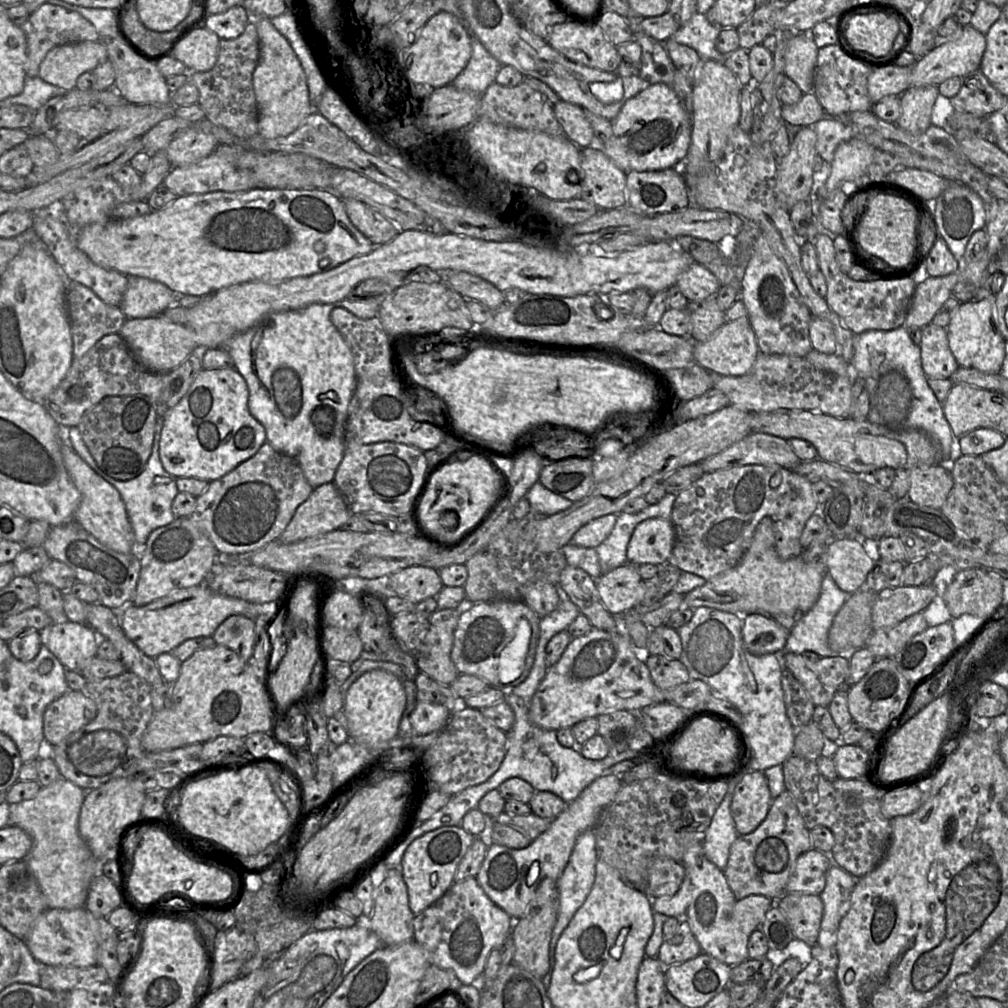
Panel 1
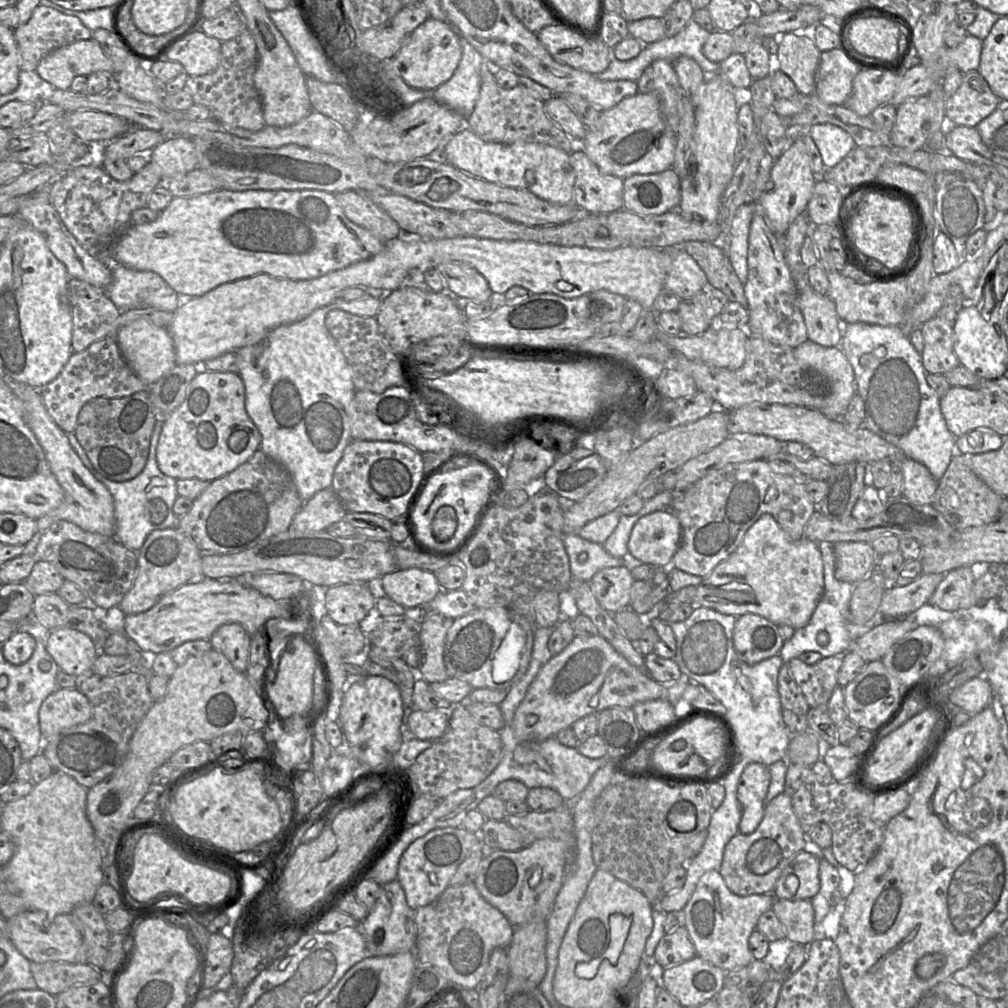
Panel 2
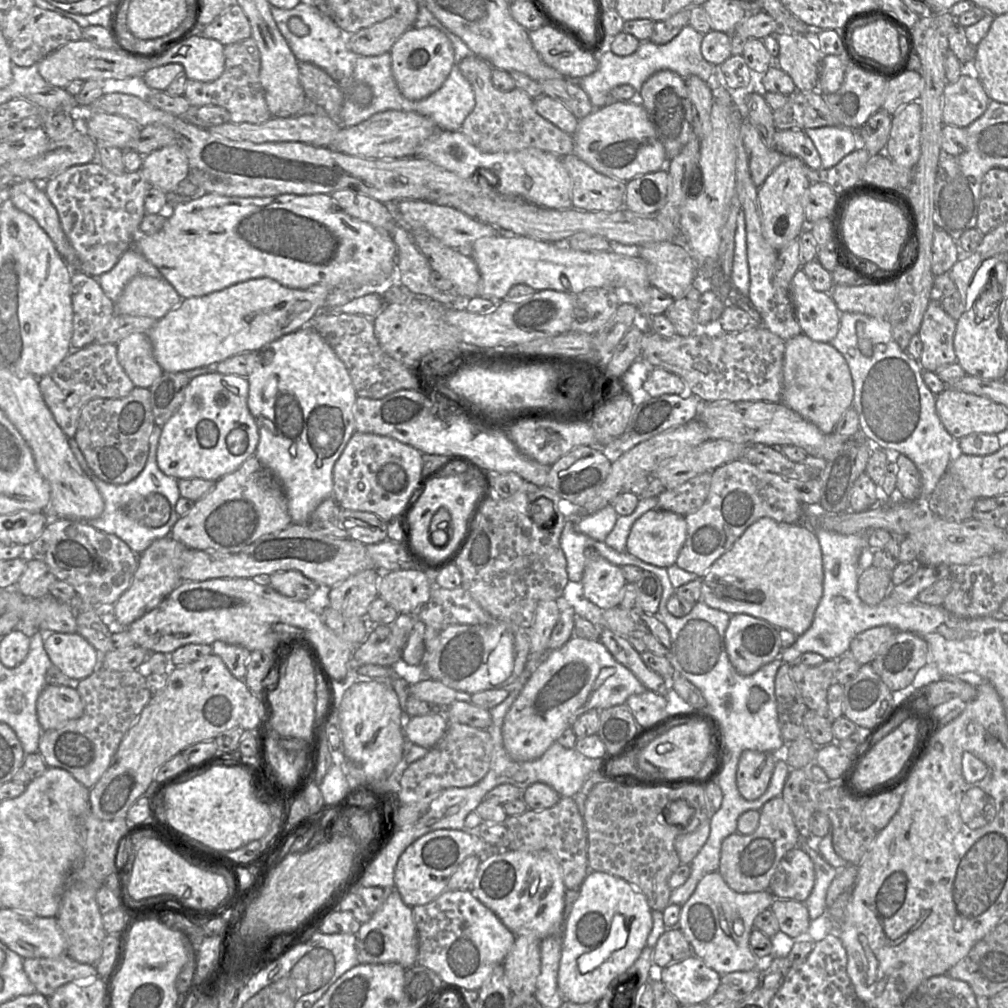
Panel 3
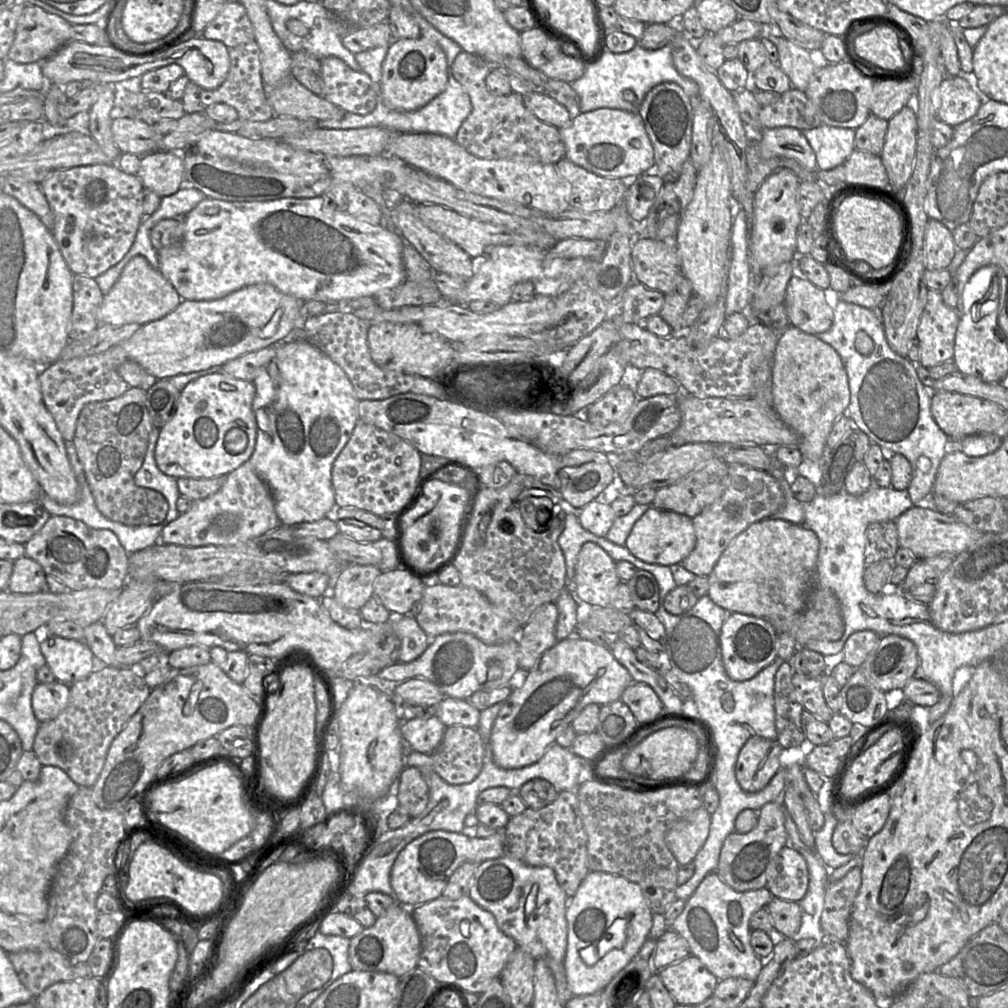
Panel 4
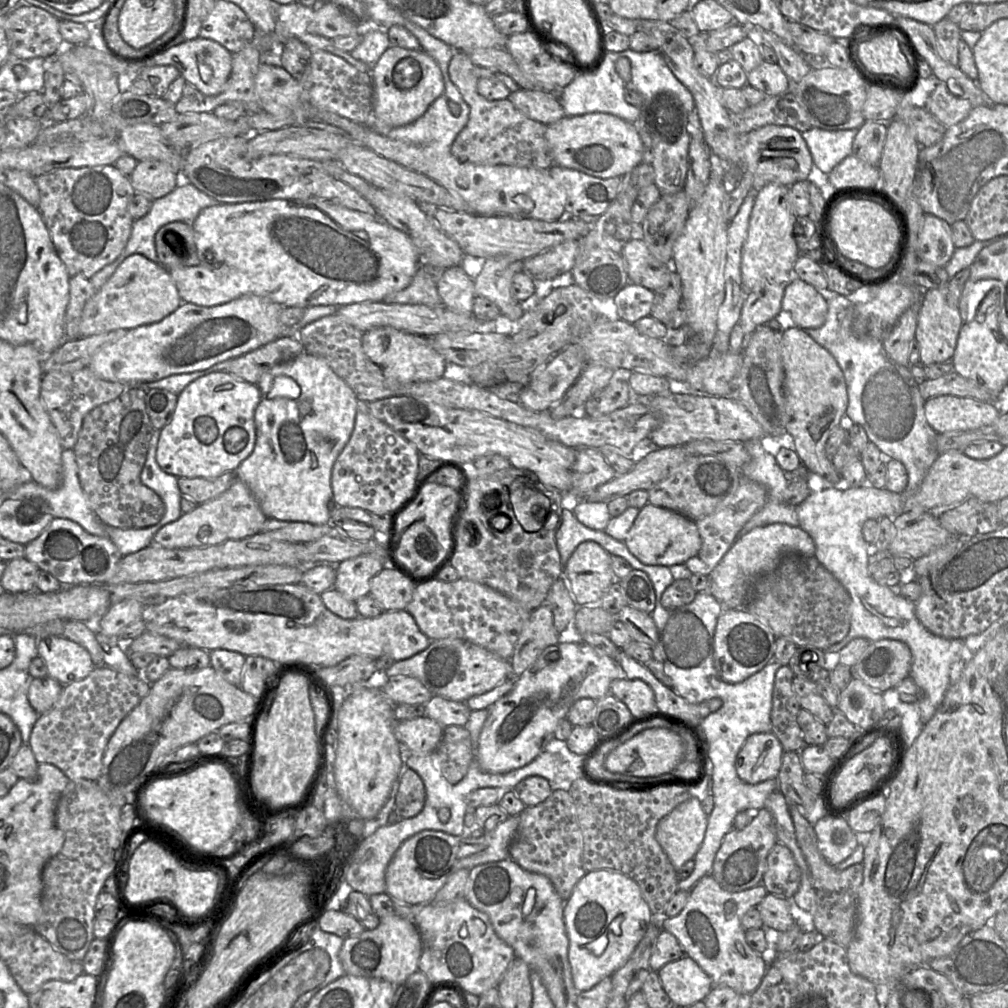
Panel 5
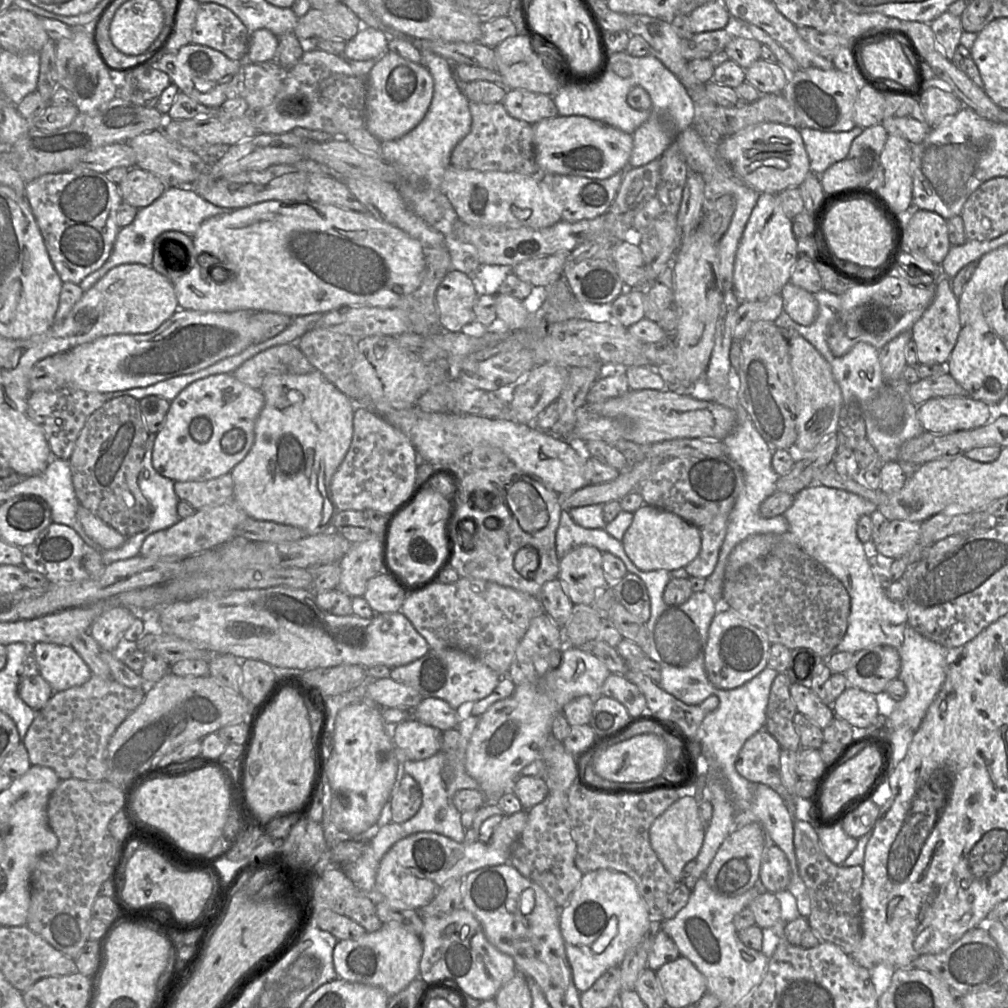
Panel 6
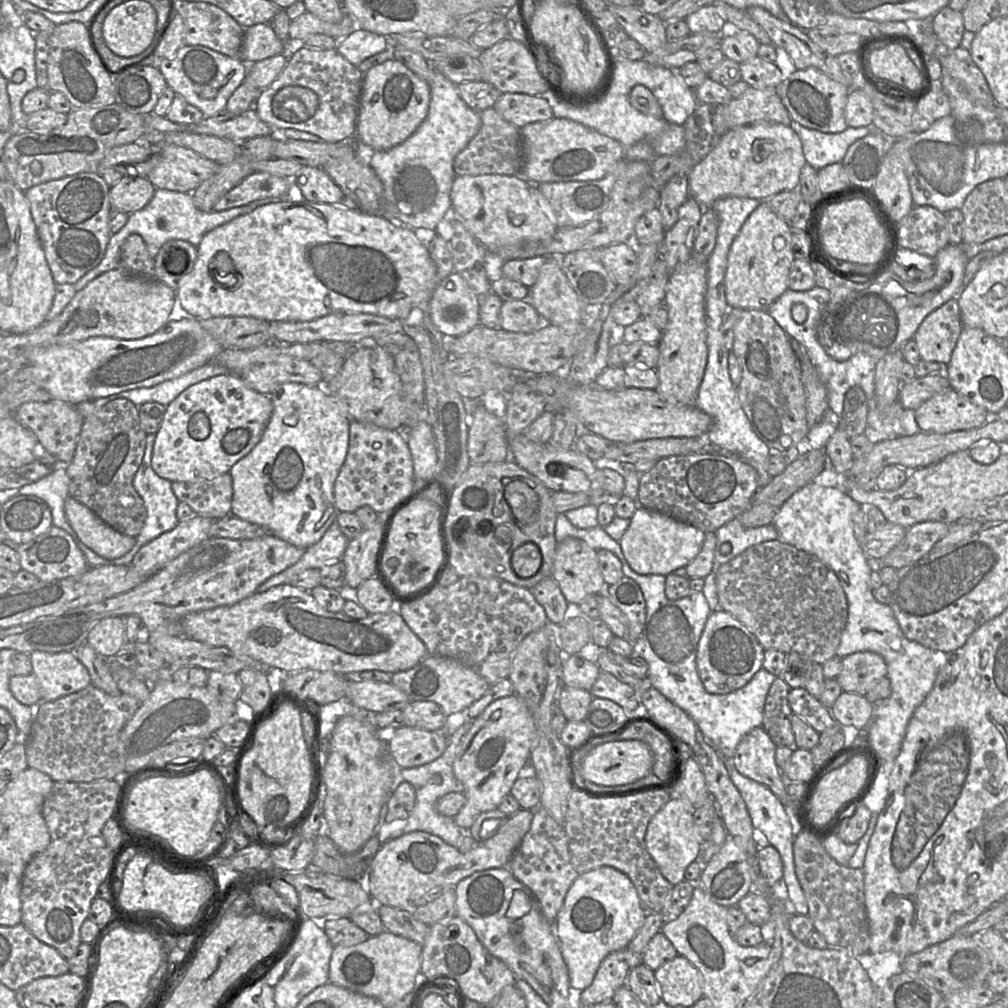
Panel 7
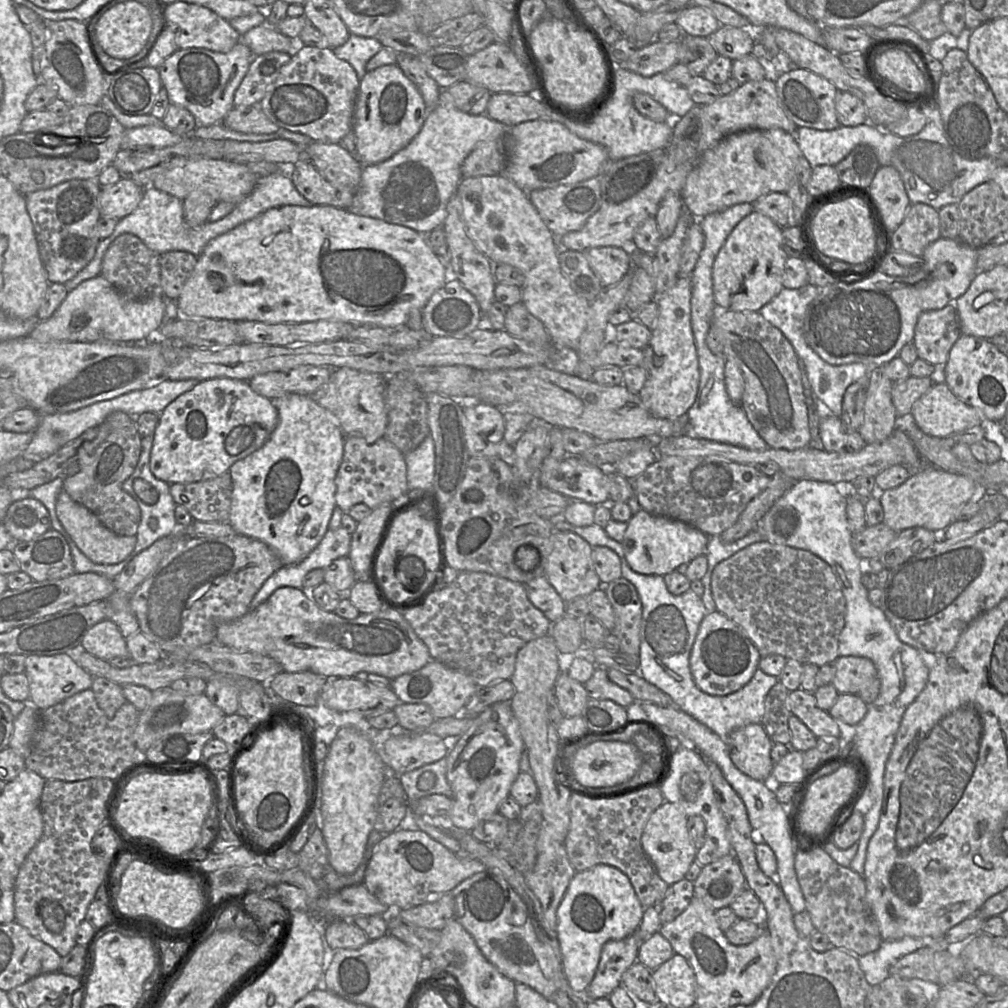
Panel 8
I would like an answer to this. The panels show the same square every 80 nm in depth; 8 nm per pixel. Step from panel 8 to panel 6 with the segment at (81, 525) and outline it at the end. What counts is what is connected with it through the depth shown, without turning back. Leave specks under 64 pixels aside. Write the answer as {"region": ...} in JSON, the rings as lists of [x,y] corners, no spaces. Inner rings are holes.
{"region":[[[82,505],[78,506],[77,518],[85,533],[98,544],[101,550],[119,548],[126,541],[125,536]]]}

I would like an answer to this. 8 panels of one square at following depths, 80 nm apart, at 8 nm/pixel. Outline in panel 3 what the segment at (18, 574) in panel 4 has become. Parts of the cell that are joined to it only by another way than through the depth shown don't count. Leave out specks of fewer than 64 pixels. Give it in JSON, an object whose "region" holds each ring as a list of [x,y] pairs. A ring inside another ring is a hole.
{"region":[[[28,556],[26,569],[14,588],[27,598],[39,598],[49,595],[49,588],[56,579],[43,561]]]}

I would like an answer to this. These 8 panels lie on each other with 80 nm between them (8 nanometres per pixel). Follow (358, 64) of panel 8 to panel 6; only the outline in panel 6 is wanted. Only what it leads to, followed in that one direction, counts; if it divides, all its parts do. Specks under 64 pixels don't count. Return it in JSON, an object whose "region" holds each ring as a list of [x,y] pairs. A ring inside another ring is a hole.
{"region":[[[362,27],[347,41],[343,54],[351,60],[365,61],[383,56],[388,50],[390,37],[371,27]]]}

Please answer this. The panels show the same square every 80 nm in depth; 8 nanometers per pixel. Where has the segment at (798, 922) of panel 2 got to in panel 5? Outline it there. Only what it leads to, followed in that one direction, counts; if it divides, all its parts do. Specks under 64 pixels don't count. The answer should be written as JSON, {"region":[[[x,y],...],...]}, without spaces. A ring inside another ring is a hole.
{"region":[[[768,893],[756,906],[764,927],[784,932],[795,925],[787,899]]]}

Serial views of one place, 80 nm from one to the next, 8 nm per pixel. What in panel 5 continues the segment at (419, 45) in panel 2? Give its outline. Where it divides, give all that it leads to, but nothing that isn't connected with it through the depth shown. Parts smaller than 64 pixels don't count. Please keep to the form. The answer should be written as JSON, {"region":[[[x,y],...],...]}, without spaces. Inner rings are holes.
{"region":[[[388,48],[371,69],[373,81],[373,113],[380,121],[378,128],[391,129],[410,124],[420,118],[443,94],[445,86],[437,62],[423,50]]]}

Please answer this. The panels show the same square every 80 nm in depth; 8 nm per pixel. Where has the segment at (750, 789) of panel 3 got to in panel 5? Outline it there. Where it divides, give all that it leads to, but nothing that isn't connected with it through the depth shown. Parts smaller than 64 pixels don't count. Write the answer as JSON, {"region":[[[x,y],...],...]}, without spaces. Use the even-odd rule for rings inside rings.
{"region":[[[772,732],[754,733],[747,737],[736,757],[736,772],[741,780],[758,784],[777,778],[784,749]]]}

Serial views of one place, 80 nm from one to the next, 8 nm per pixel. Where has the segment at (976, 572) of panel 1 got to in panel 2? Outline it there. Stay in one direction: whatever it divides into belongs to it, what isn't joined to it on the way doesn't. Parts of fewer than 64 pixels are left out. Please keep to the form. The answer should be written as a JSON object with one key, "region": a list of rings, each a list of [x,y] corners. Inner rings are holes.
{"region":[[[971,567],[953,569],[945,574],[928,603],[950,612],[967,609],[975,605],[974,582]]]}

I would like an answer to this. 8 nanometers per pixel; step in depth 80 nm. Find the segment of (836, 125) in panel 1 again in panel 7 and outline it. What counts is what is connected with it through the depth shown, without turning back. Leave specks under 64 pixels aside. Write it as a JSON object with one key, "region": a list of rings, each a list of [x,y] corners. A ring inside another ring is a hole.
{"region":[[[799,124],[794,125],[802,143],[806,163],[817,171],[842,162],[850,145],[874,130],[872,127],[848,126],[839,133],[825,133]]]}

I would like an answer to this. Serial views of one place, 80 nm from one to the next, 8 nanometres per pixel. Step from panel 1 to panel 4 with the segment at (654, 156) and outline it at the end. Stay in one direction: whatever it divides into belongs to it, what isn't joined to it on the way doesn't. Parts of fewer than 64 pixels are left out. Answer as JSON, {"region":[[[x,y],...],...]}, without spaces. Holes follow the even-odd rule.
{"region":[[[597,108],[573,115],[569,124],[559,129],[570,161],[604,177],[633,178],[651,173],[654,168],[654,150],[638,108],[627,111],[615,108]]]}

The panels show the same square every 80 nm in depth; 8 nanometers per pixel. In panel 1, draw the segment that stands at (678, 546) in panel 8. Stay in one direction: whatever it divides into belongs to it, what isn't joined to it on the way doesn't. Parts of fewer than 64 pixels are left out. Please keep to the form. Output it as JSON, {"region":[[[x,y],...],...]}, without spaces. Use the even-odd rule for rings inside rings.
{"region":[[[650,518],[639,523],[627,547],[627,562],[662,565],[668,563],[675,542],[671,520]]]}

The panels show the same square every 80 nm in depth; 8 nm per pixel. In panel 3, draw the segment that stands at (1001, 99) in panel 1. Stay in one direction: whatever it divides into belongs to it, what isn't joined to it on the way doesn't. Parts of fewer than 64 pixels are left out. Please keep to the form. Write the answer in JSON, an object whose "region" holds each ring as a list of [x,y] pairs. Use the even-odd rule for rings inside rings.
{"region":[[[968,68],[968,74],[960,75],[954,83],[947,83],[943,95],[942,120],[944,125],[967,128],[986,111],[990,99],[980,80]]]}

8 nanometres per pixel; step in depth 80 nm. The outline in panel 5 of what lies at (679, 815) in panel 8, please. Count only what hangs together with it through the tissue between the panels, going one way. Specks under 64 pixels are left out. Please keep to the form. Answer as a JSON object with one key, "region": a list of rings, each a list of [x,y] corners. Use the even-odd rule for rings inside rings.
{"region":[[[702,793],[692,795],[691,798],[675,807],[669,814],[664,816],[656,827],[656,840],[667,855],[669,861],[678,872],[682,866],[693,860],[699,850],[705,836],[708,816],[702,809]]]}

